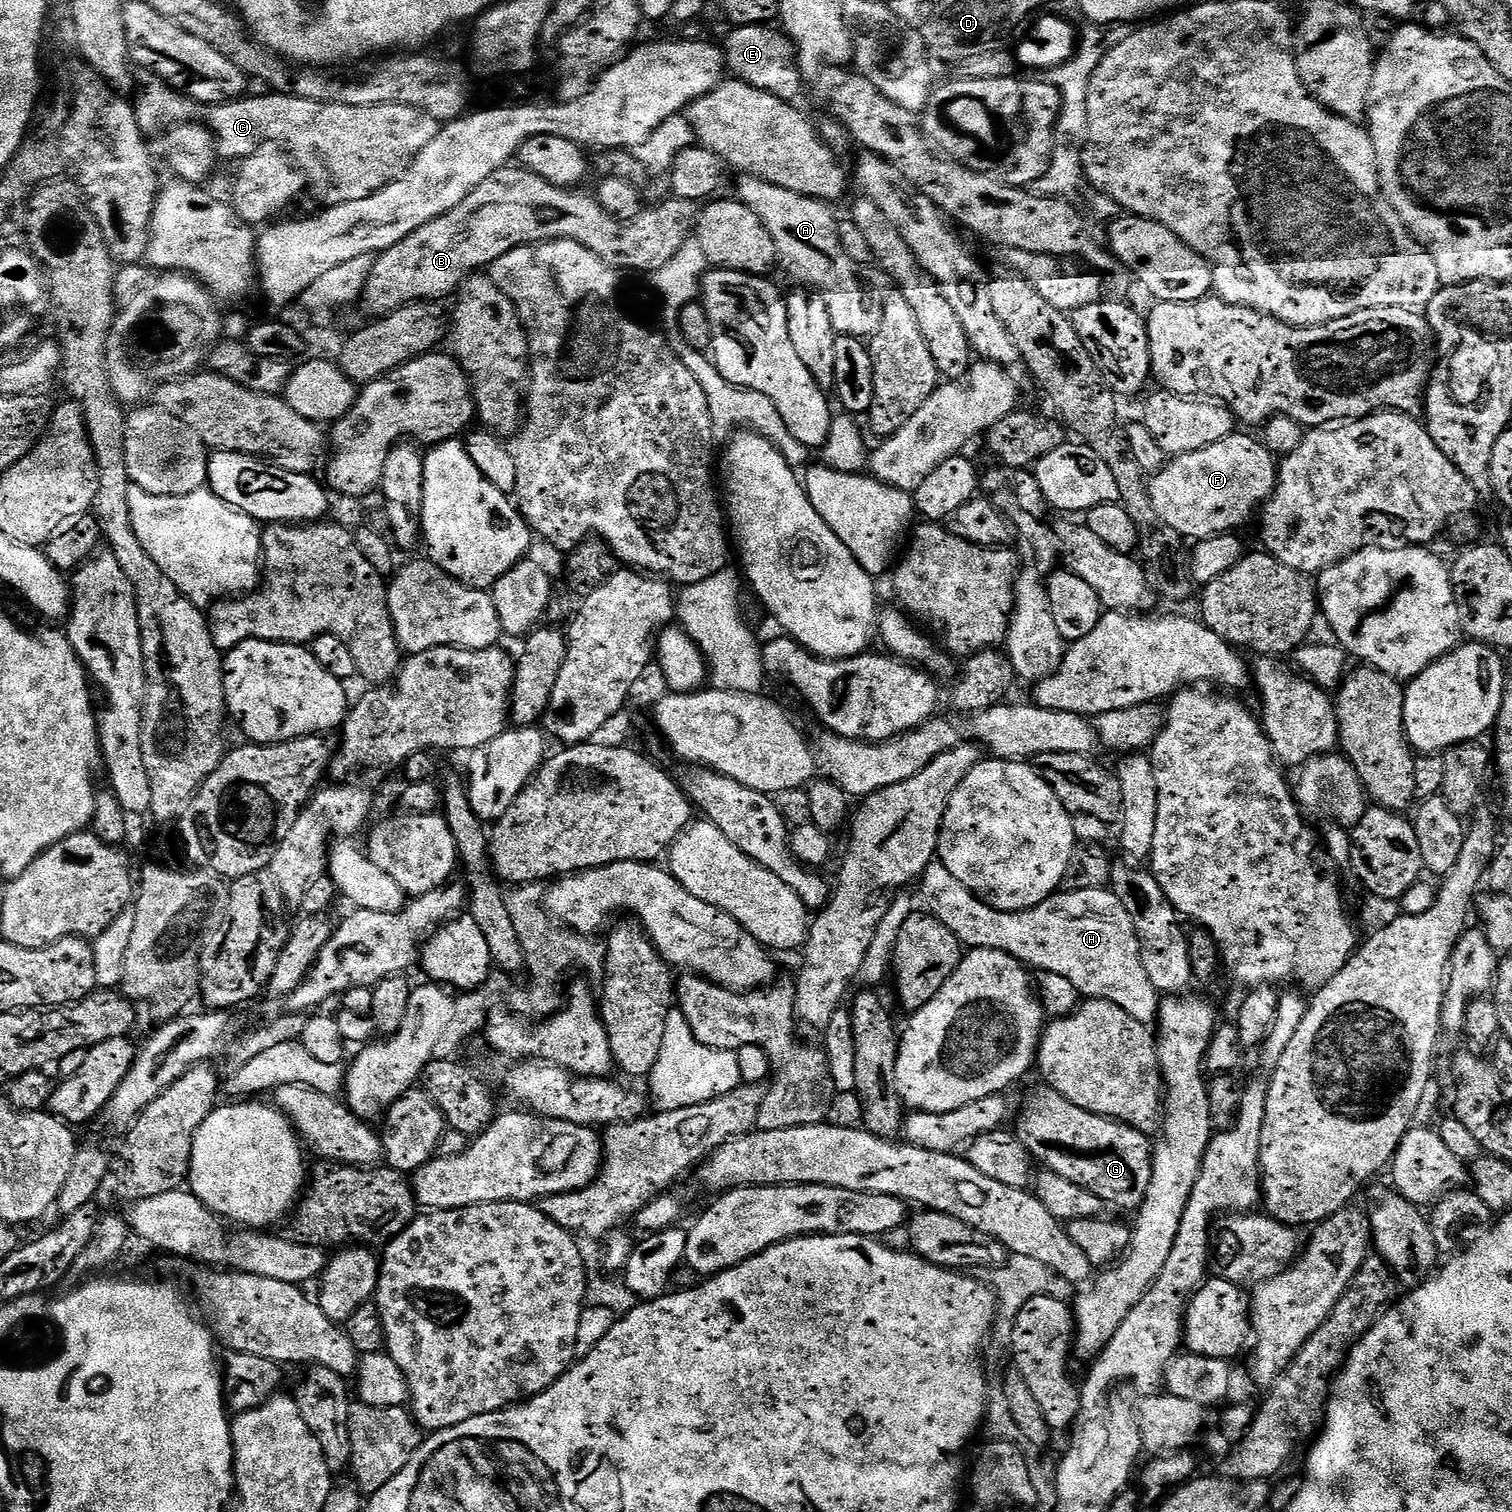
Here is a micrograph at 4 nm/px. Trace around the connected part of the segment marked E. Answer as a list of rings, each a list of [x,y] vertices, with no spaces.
[[[741,24],[733,27],[732,33],[725,38],[724,44],[722,43],[724,66],[735,79],[741,80],[743,84],[749,84],[758,90],[774,94],[779,100],[792,102],[795,101],[795,96],[800,92],[800,68],[796,65],[798,52],[783,31],[777,30],[775,32],[774,29],[775,27],[763,24]]]

